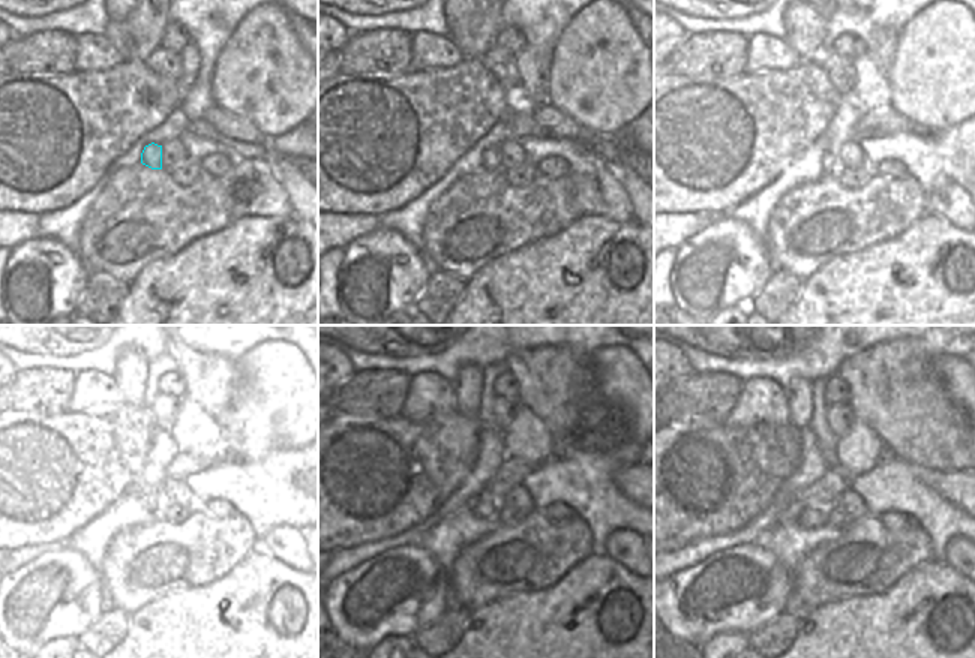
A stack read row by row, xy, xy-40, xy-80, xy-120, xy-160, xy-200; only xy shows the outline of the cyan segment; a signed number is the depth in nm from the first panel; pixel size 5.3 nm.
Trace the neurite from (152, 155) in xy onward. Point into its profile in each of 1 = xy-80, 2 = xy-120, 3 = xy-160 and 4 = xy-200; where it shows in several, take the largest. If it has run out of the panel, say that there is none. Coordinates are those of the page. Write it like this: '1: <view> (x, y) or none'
1: xy-80 (828, 159)
2: xy-120 (153, 502)
3: xy-160 (485, 505)
4: xy-200 (815, 517)

